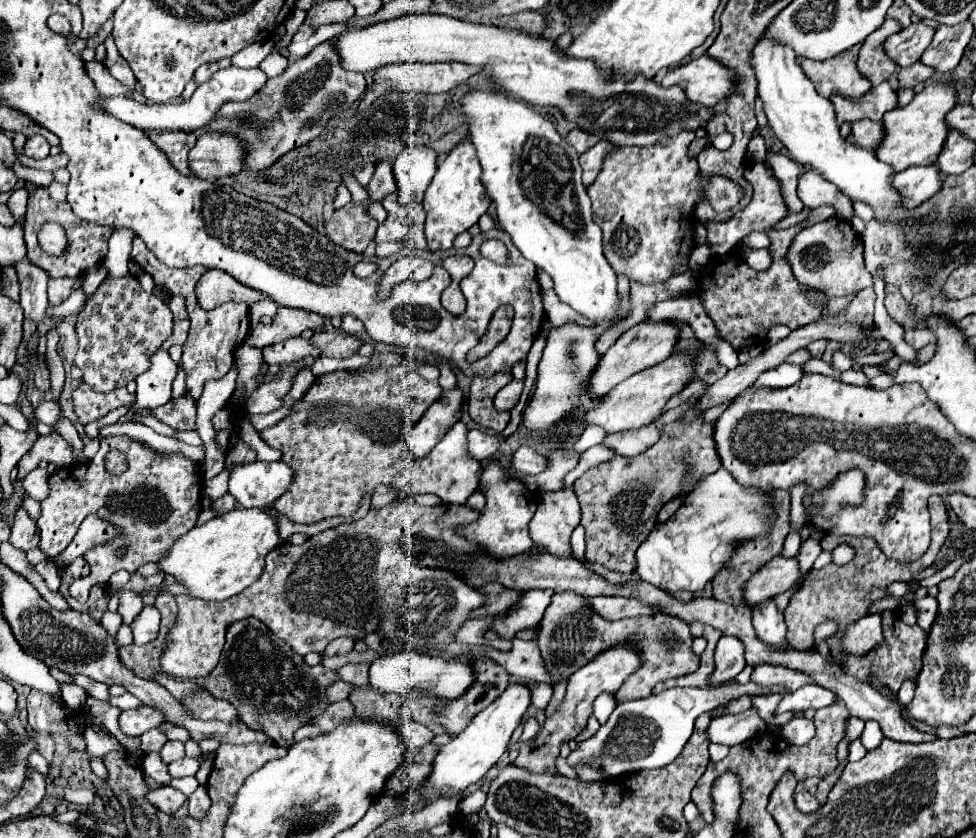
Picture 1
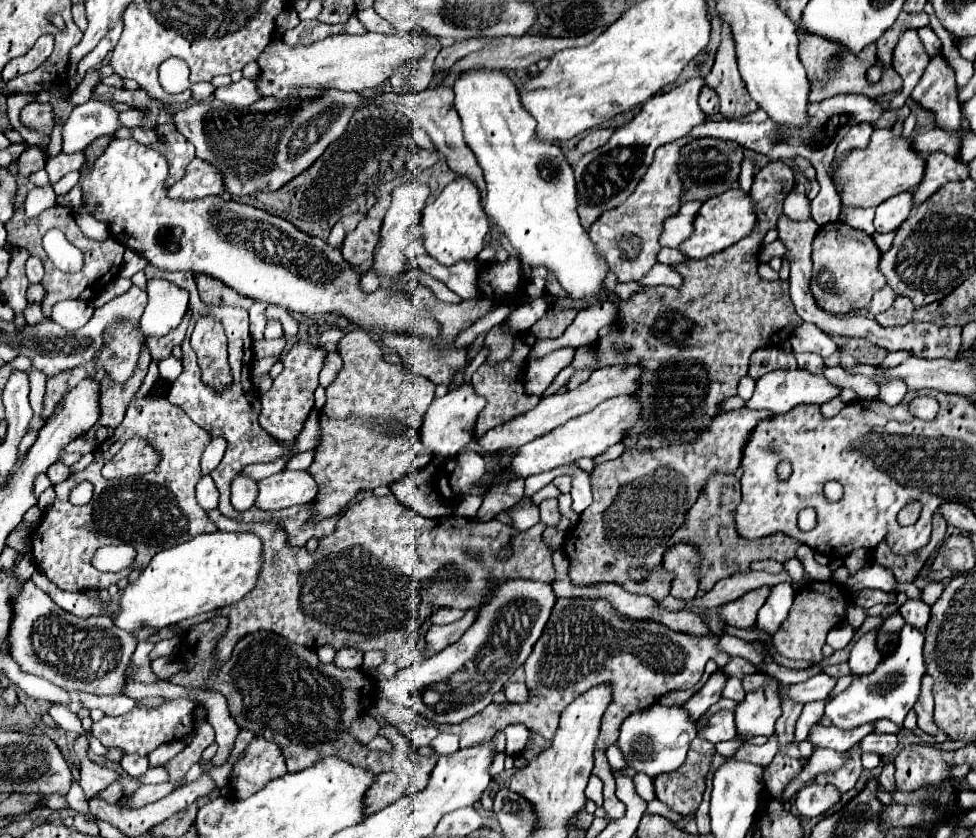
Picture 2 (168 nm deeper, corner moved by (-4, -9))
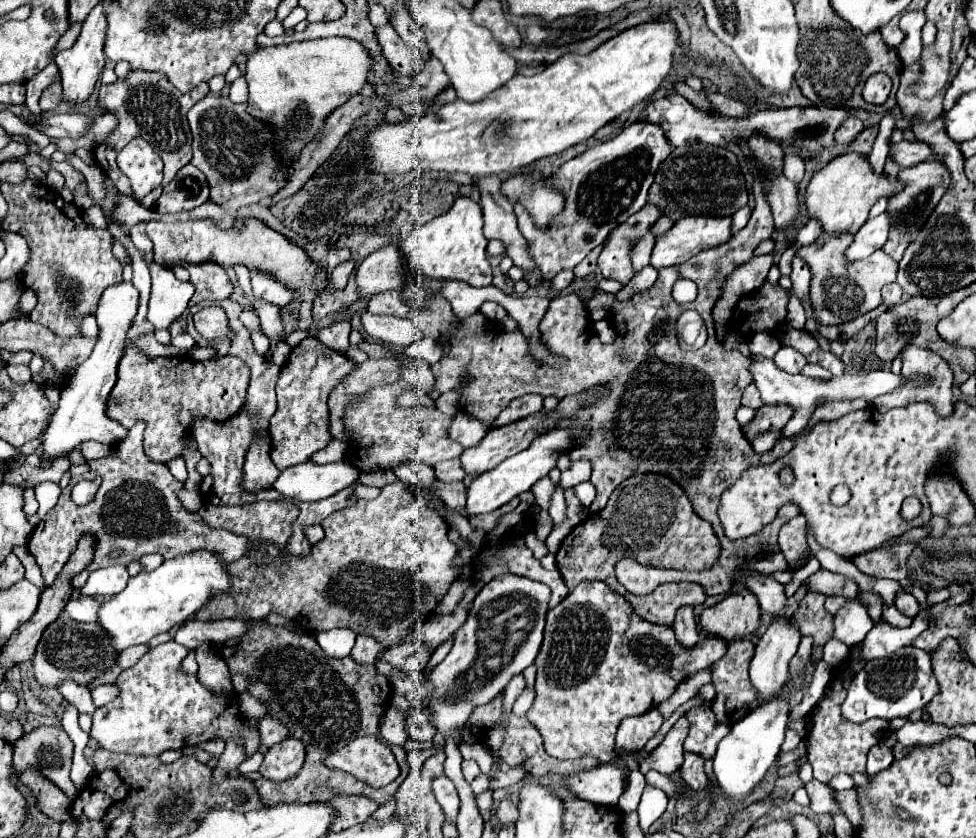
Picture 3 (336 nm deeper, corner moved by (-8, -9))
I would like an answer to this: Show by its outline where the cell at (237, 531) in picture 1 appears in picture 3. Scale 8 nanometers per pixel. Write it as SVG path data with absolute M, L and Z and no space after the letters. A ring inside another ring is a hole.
M194 551L190 555L166 559L156 571L130 577L128 587L104 601L98 609L98 625L110 635L114 651L148 643L154 635L170 631L174 625L180 625L190 615L198 613L206 605L212 589L228 589L230 579L222 565L224 561L220 555L212 555L210 551Z

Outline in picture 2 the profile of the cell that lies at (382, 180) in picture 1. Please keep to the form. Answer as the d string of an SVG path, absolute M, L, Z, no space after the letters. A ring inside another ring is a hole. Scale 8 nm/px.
M364 215L358 223L358 227L346 235L340 251L344 259L352 265L370 265L374 257L374 249L380 241L380 227L382 219Z

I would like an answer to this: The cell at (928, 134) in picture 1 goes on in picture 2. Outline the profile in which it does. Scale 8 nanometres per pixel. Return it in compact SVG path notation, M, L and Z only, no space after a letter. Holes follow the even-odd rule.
M874 129L872 139L864 151L852 151L836 167L832 179L842 189L842 207L876 207L900 191L916 187L926 171L926 157L912 145L912 137L894 137L892 129Z

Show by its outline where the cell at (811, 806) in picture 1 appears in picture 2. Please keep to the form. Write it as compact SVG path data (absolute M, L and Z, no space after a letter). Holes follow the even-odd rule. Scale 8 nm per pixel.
M810 783L796 793L794 803L802 817L818 817L836 801L838 801L838 791L834 787L820 787L816 783Z

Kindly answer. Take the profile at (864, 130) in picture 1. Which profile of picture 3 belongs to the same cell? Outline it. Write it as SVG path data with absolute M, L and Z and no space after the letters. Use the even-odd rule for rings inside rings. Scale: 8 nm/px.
M850 117L850 119L844 119L842 125L836 129L834 139L836 139L836 143L840 143L840 145L848 145L848 143L852 143L852 141L856 139L856 135L858 135L860 131L862 131L862 121L856 119L856 117Z

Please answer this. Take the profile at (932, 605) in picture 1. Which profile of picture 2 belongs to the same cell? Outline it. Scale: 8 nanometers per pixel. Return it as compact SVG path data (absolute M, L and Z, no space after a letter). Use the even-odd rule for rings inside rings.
M908 599L902 607L900 607L900 615L904 617L904 621L920 631L926 629L928 621L930 621L930 605L926 605L920 599Z

